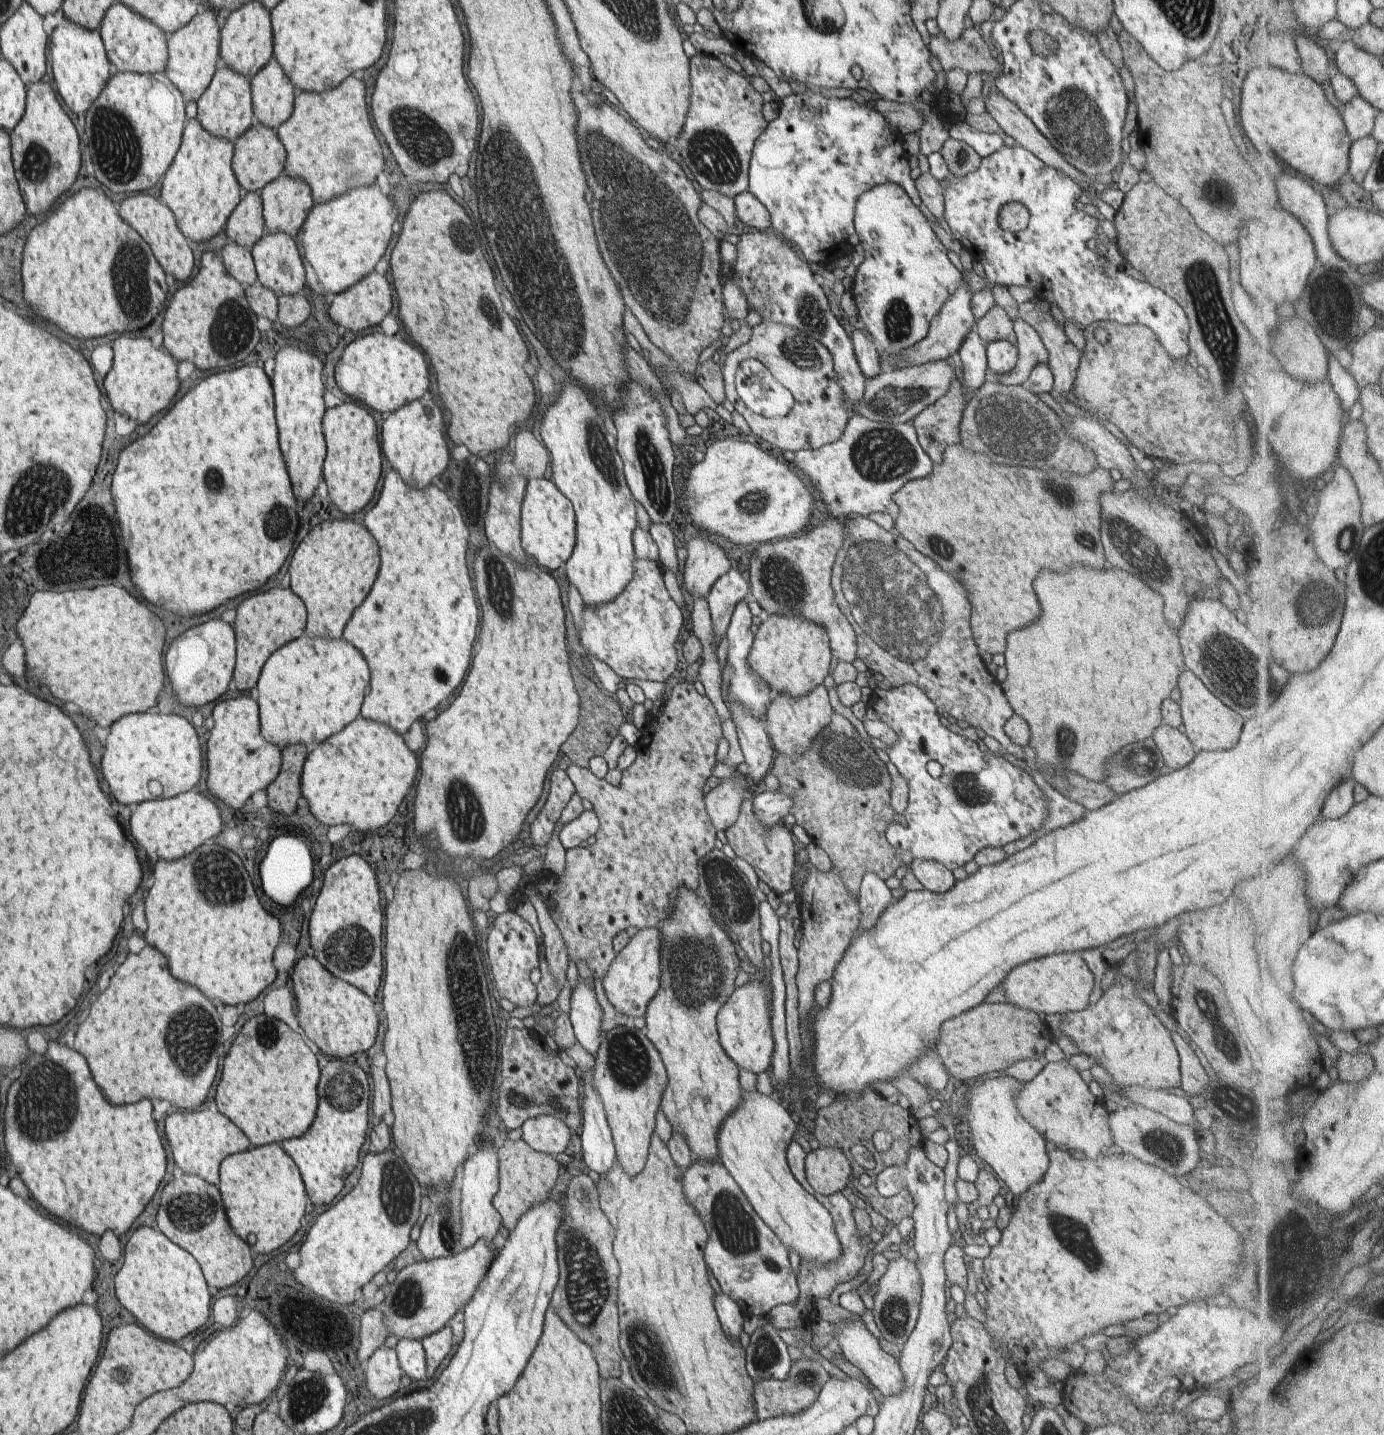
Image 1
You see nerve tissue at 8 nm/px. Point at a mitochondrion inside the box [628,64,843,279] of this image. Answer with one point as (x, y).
(716, 159)

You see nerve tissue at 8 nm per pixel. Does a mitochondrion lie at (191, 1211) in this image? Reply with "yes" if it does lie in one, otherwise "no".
yes

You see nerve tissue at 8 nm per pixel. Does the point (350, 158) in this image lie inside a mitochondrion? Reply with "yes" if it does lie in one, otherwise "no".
yes

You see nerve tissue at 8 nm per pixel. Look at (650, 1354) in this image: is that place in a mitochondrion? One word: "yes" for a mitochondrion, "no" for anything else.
yes

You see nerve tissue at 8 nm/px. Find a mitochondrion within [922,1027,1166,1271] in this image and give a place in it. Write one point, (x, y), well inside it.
(1072, 1236)

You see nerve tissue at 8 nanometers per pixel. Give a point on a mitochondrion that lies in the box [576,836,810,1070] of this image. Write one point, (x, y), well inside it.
(698, 970)

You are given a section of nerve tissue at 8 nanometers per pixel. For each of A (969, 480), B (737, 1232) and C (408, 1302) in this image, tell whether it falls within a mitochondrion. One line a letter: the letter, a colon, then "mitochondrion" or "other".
A: other
B: mitochondrion
C: mitochondrion

